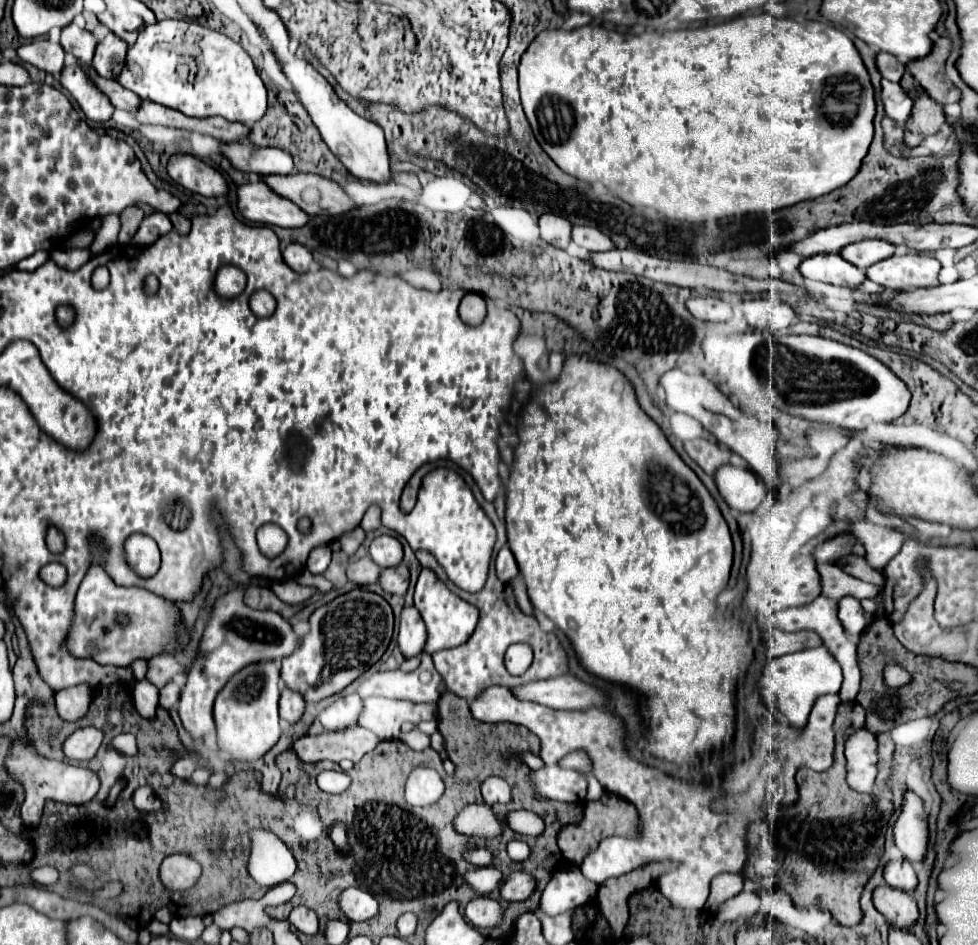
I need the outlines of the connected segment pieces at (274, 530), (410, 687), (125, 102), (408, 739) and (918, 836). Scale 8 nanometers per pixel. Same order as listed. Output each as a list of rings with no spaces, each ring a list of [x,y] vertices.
[[[263,525],[263,527],[261,527],[261,529],[259,529],[259,531],[257,531],[257,543],[259,546],[259,549],[261,550],[261,552],[265,555],[265,554],[272,554],[273,557],[268,557],[270,559],[274,558],[275,556],[277,556],[277,554],[281,553],[281,551],[283,551],[283,547],[285,547],[285,545],[287,545],[287,535],[285,535],[285,533],[283,533],[283,529],[279,529],[279,527],[277,527],[277,525]]]
[[[422,653],[419,669],[403,673],[401,669],[377,671],[361,685],[361,697],[387,697],[413,703],[437,703],[441,675],[435,671],[431,655]]]
[[[89,67],[87,73],[89,73],[89,79],[111,99],[111,103],[113,103],[117,109],[125,109],[125,111],[129,111],[129,113],[135,113],[135,107],[139,107],[139,103],[143,103],[143,99],[139,99],[139,95],[127,91],[127,89],[121,87],[119,83],[111,81],[111,79],[99,77],[93,67]]]
[[[415,727],[409,735],[401,735],[401,741],[405,741],[415,751],[423,751],[429,747],[429,735],[423,735],[418,727]]]
[[[911,789],[903,793],[901,813],[895,821],[893,835],[903,857],[919,865],[927,851],[927,813],[923,811],[923,801]]]

